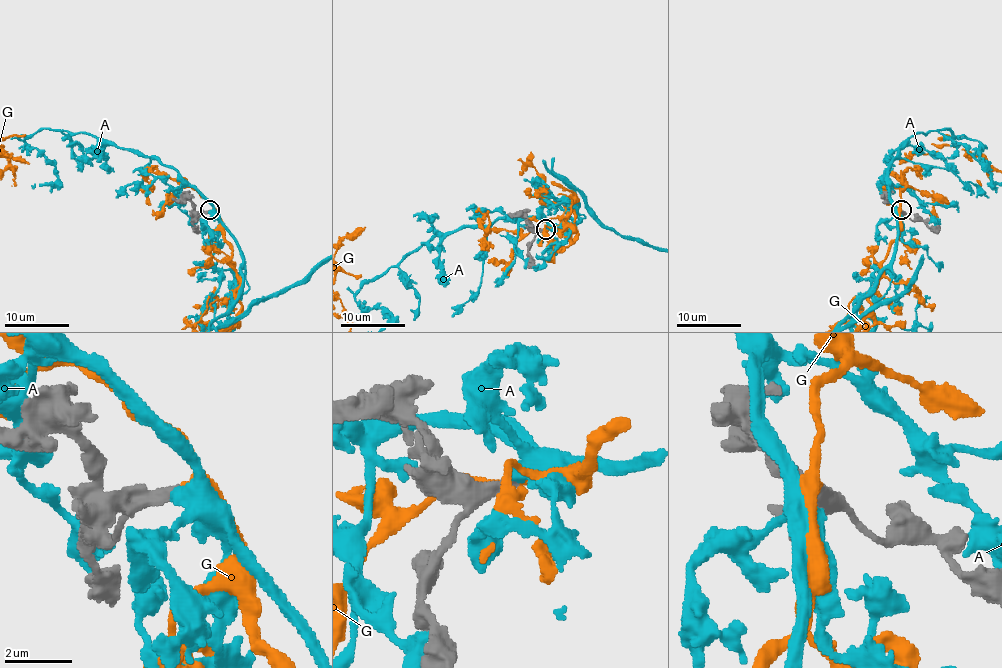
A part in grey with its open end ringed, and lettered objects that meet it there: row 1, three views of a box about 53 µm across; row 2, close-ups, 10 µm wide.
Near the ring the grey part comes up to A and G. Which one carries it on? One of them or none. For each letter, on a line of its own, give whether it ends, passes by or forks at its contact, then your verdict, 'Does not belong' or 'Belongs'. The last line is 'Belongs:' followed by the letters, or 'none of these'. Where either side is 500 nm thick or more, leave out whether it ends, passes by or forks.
A: Does not belong
G: It passes by. Belongs
Belongs: G

